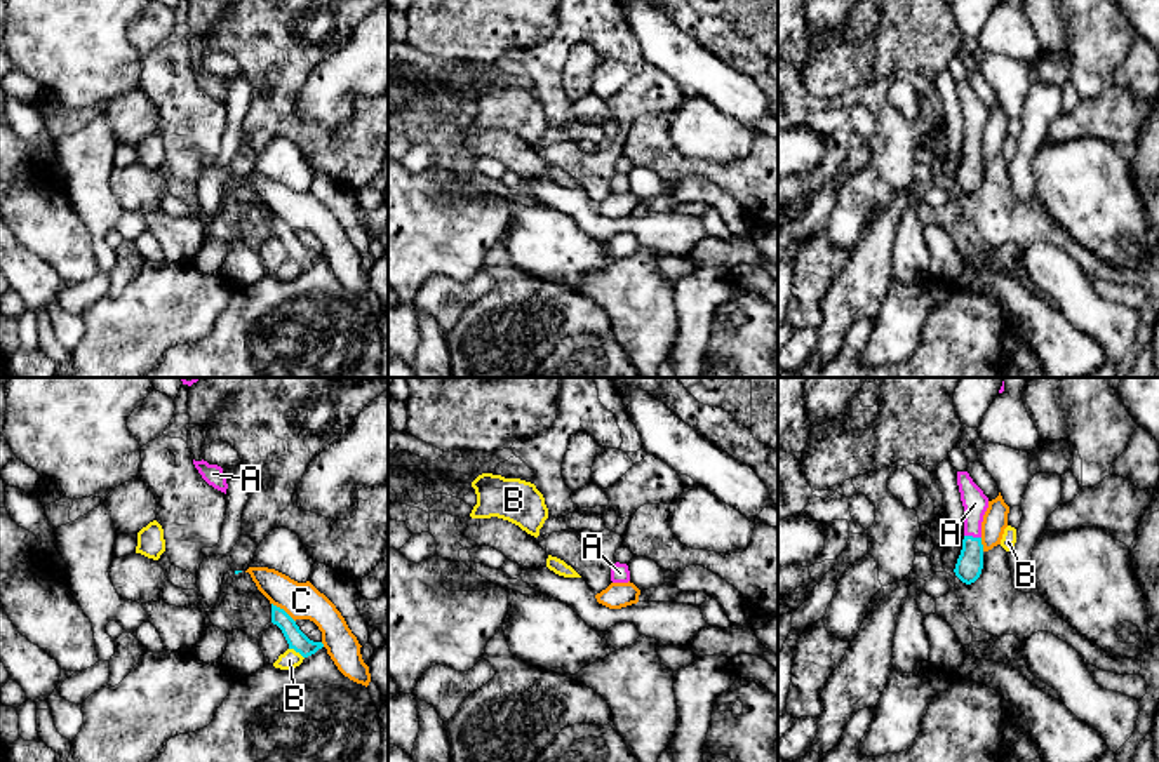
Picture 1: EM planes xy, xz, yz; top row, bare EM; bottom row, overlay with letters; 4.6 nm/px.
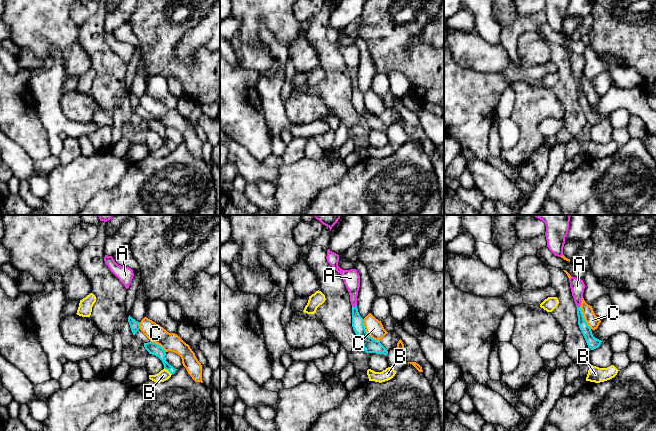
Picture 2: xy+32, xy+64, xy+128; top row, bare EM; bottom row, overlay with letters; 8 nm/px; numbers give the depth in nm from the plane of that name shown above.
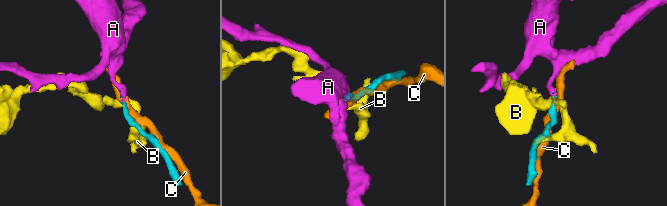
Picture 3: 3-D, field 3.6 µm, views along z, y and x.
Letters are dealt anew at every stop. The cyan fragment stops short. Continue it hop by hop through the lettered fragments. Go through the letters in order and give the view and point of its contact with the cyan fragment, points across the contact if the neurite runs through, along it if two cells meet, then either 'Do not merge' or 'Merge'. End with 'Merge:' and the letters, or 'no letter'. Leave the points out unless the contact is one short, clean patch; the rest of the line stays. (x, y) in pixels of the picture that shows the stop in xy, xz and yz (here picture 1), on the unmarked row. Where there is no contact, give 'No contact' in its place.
A: Touches cyan at yz (971, 147). Path across: yz (970, 173), (971, 147), (975, 113). Merge
B: Touches cyan at xy (296, 261). Boundary: xy (289, 258), (303, 268). Do not merge
C: Touches cyan at xy (284, 221). Do not merge
Merge: A

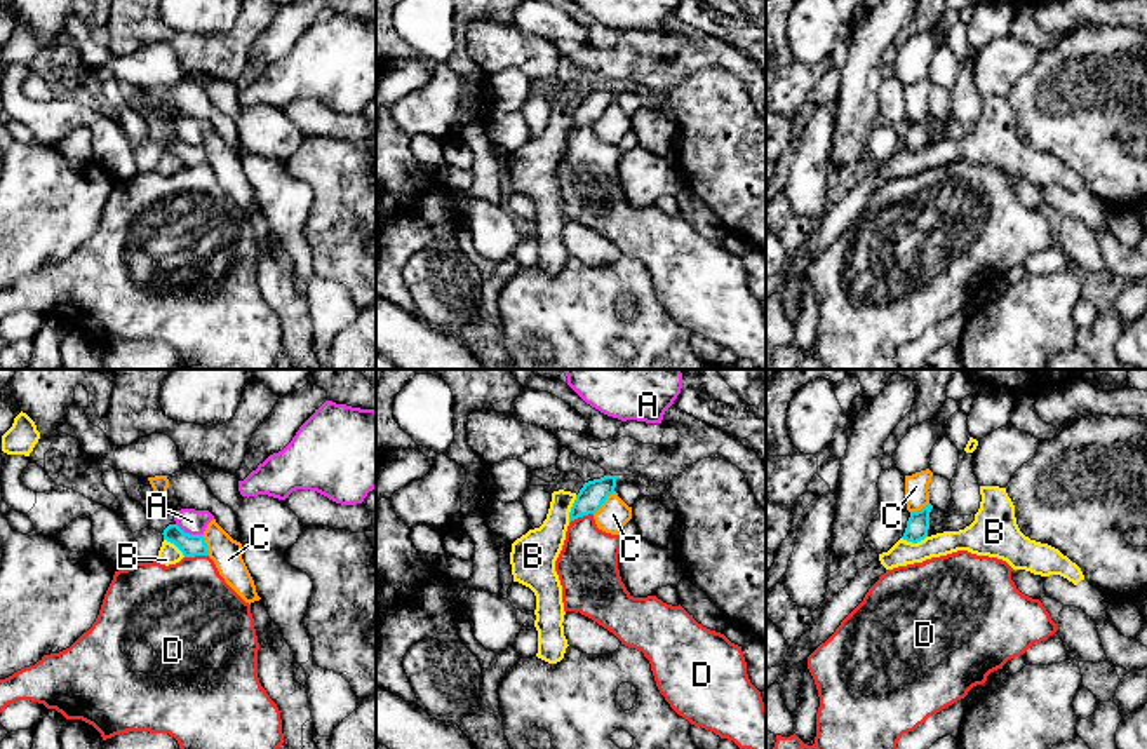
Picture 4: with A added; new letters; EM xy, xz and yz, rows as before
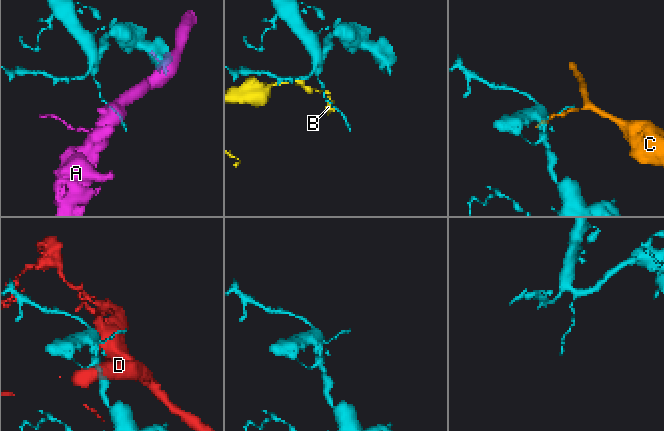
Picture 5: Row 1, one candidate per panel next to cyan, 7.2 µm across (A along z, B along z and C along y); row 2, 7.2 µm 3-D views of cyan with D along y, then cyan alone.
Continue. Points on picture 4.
A: Touches cyan at xy (188, 143). Boundary: xy (176, 133), (185, 141), (202, 145). Do not merge
B: Touches cyan at xz (571, 119). Do not merge
C: Touches cyan at xz (604, 110). Do not merge
D: Touches cyan at xy (195, 164). Do not merge
Merge: no letter

